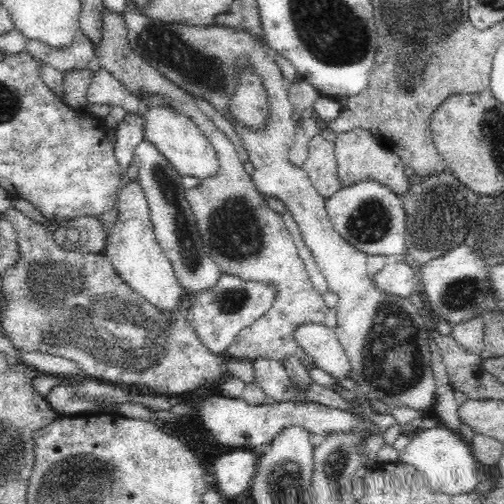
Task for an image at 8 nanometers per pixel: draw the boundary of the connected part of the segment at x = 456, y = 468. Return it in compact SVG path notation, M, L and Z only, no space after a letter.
M436 426L412 436L410 444L404 450L402 462L416 466L416 470L424 476L430 490L438 494L456 496L456 494L478 492L480 472L478 472L478 460L472 454L472 446L454 432L450 432L446 426Z

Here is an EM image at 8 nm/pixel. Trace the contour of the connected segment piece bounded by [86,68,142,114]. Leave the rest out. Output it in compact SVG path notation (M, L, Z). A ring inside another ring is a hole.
M94 68L92 84L88 84L86 98L90 104L98 106L112 106L112 108L126 108L128 114L134 114L142 108L138 96L134 96L112 72L106 68Z

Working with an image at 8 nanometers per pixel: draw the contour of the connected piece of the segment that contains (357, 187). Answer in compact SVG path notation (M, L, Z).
M376 180L358 182L354 186L338 190L330 198L326 198L326 210L336 234L368 256L398 256L408 248L406 212L402 206L402 198Z

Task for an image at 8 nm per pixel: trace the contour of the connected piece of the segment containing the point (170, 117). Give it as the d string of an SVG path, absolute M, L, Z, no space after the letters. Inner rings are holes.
M150 106L146 108L146 118L144 118L144 140L152 142L162 156L172 162L172 166L182 174L182 176L194 176L194 178L214 178L220 174L220 158L212 142L204 136L204 132L196 126L196 122L180 112L174 112L172 108L160 108L160 106Z

